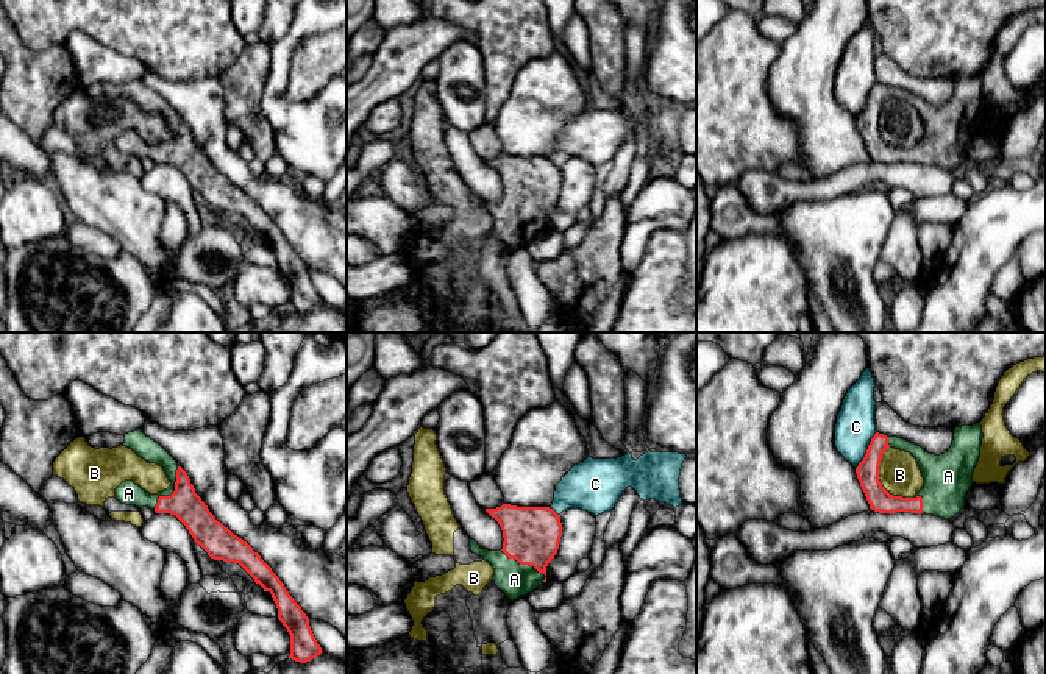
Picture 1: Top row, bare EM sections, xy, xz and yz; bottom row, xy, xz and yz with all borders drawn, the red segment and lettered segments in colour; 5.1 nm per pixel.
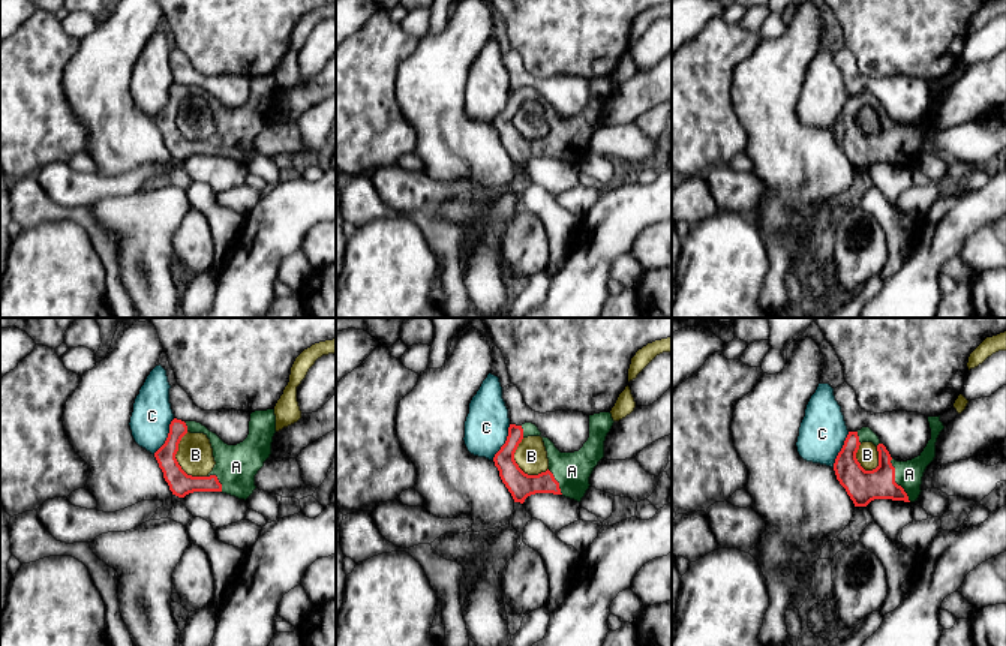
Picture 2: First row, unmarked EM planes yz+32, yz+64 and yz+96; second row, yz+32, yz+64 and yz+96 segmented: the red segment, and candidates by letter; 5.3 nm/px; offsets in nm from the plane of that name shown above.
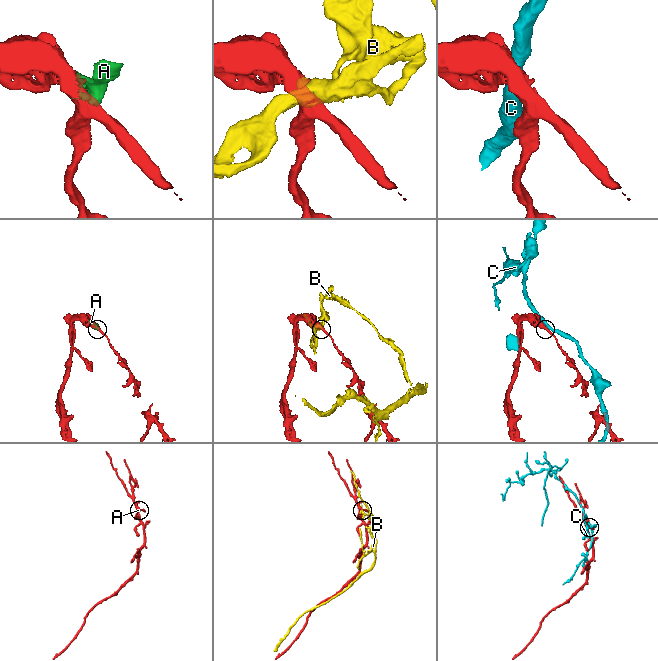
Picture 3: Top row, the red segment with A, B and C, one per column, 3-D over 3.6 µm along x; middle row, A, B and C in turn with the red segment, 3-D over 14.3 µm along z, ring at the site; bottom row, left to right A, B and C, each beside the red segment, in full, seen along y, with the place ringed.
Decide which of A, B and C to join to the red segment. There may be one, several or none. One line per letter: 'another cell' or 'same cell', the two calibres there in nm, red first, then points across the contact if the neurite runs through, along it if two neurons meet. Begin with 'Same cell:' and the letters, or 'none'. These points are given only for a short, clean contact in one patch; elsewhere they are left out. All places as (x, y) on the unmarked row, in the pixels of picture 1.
Same cell: A
A: same cell; calibres 160 and 120 nm
B: another cell; calibres 120 and 220 nm
C: another cell; calibres 120 and 200 nm

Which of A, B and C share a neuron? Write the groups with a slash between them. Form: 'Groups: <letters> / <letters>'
Groups: A / B / C

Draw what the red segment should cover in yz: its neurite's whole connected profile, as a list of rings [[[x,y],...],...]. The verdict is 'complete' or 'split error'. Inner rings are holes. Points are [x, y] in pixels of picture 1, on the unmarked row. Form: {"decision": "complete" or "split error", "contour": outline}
{"decision": "split error", "contour": [[[982,76],[954,80],[951,98],[940,106],[926,103],[904,89],[876,83],[863,111],[856,119],[857,129],[870,159],[879,164],[926,164],[945,170],[954,168],[965,156],[965,147],[973,136],[973,123],[980,108]],[[885,100],[910,103],[923,123],[924,137],[913,148],[890,145],[879,131],[879,117]]]}

